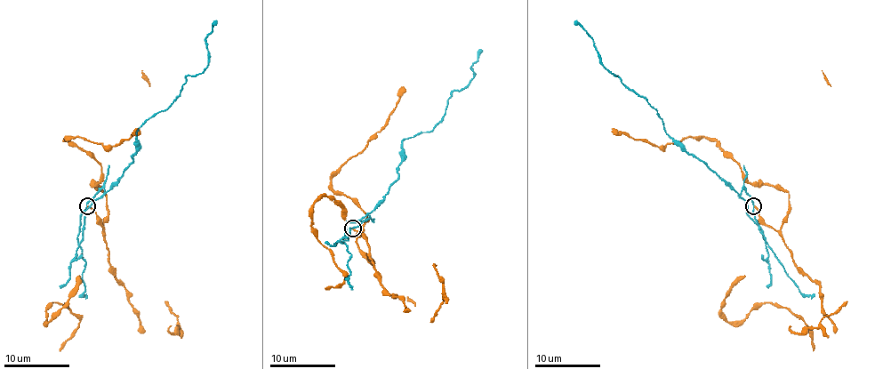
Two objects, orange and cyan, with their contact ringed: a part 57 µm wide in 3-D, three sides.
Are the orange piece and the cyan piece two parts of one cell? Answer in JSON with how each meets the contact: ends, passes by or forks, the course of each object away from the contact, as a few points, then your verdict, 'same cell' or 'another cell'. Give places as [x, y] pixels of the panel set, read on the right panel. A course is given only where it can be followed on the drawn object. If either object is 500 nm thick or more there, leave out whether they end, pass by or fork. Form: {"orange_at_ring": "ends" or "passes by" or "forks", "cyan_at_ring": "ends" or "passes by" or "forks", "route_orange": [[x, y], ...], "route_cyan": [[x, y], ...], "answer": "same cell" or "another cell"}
{"orange_at_ring": "ends", "cyan_at_ring": "passes by", "route_orange": [[754, 206], [778, 230], [788, 195], [752, 185], [713, 140], [688, 136], [656, 146], [612, 128]], "route_cyan": [[754, 206], [742, 188], [737, 193], [686, 152], [666, 132], [656, 110], [602, 64], [592, 38], [574, 20]], "answer": "another cell"}

